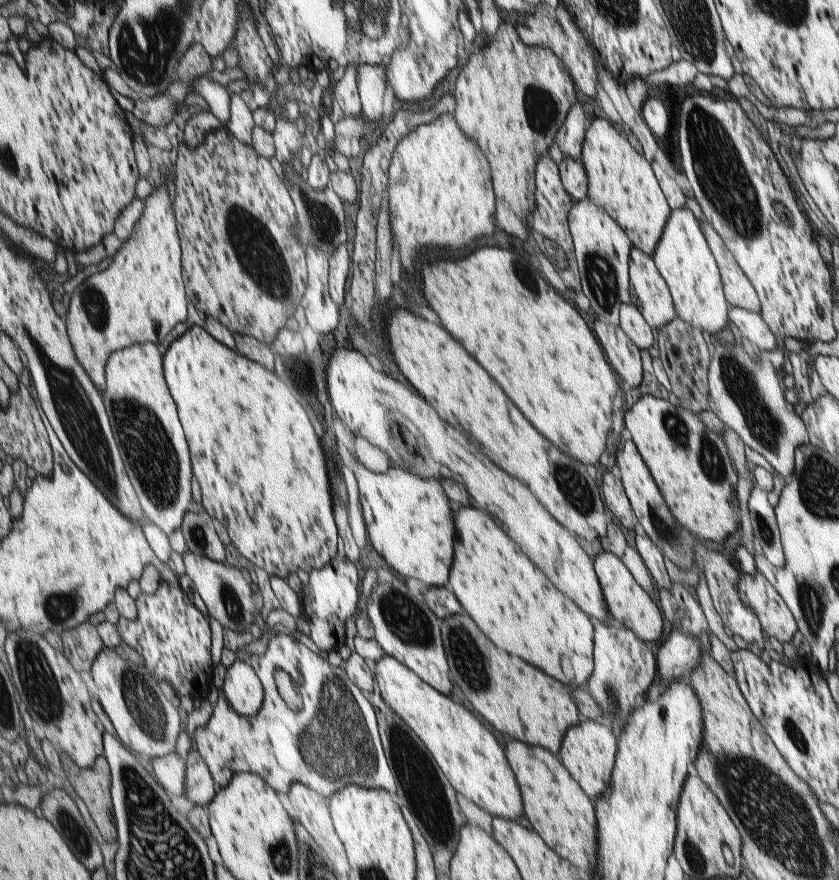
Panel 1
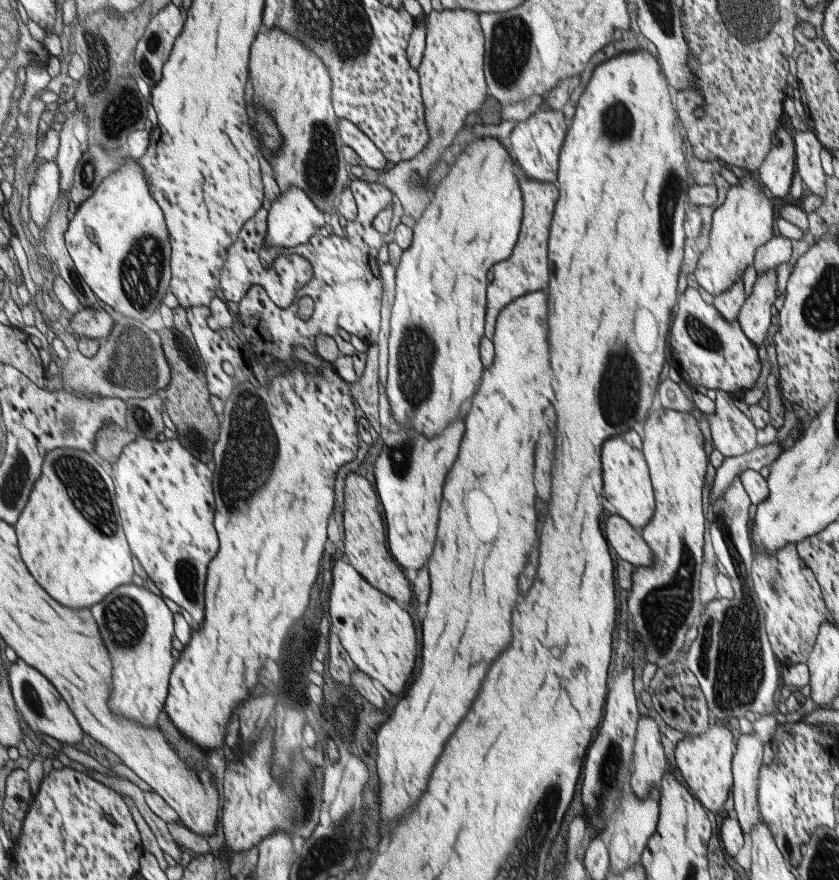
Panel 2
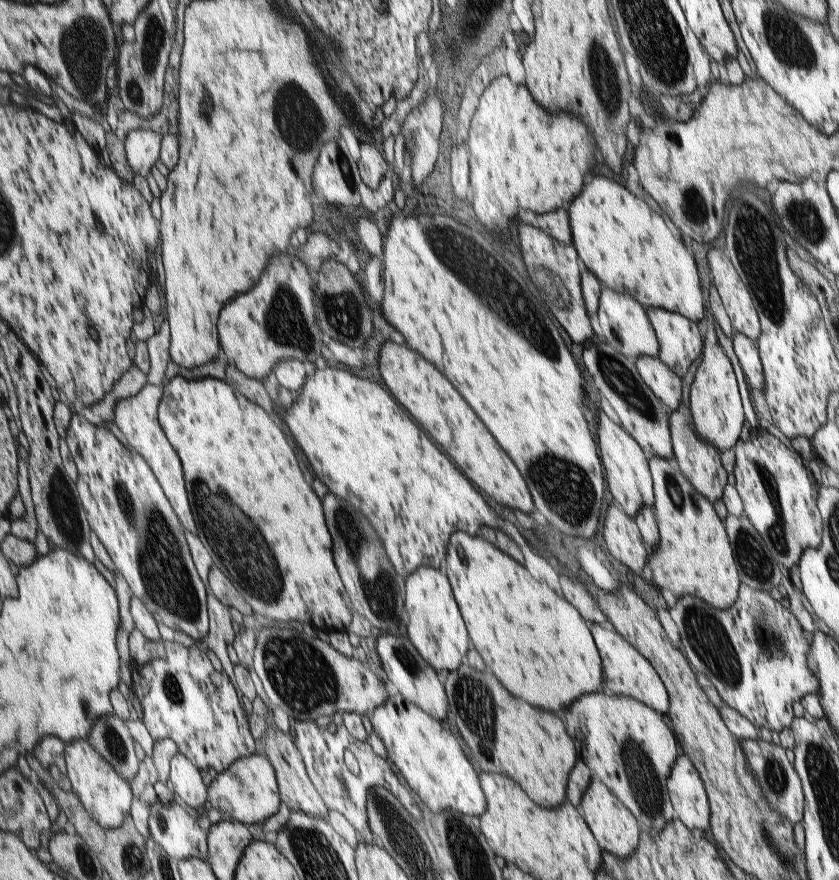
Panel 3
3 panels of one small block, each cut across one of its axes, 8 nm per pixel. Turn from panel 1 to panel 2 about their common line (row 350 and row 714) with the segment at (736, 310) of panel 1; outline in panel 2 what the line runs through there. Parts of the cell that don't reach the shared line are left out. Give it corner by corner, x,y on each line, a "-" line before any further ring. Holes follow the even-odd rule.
760,714
753,723
754,733
750,735
740,733
738,739
737,752
734,755
733,771
734,771
734,808
736,810
737,819
743,832
748,834
759,822
761,822
761,814
757,799
759,772
764,760
764,743
771,742
771,738
775,733
778,721
773,714

